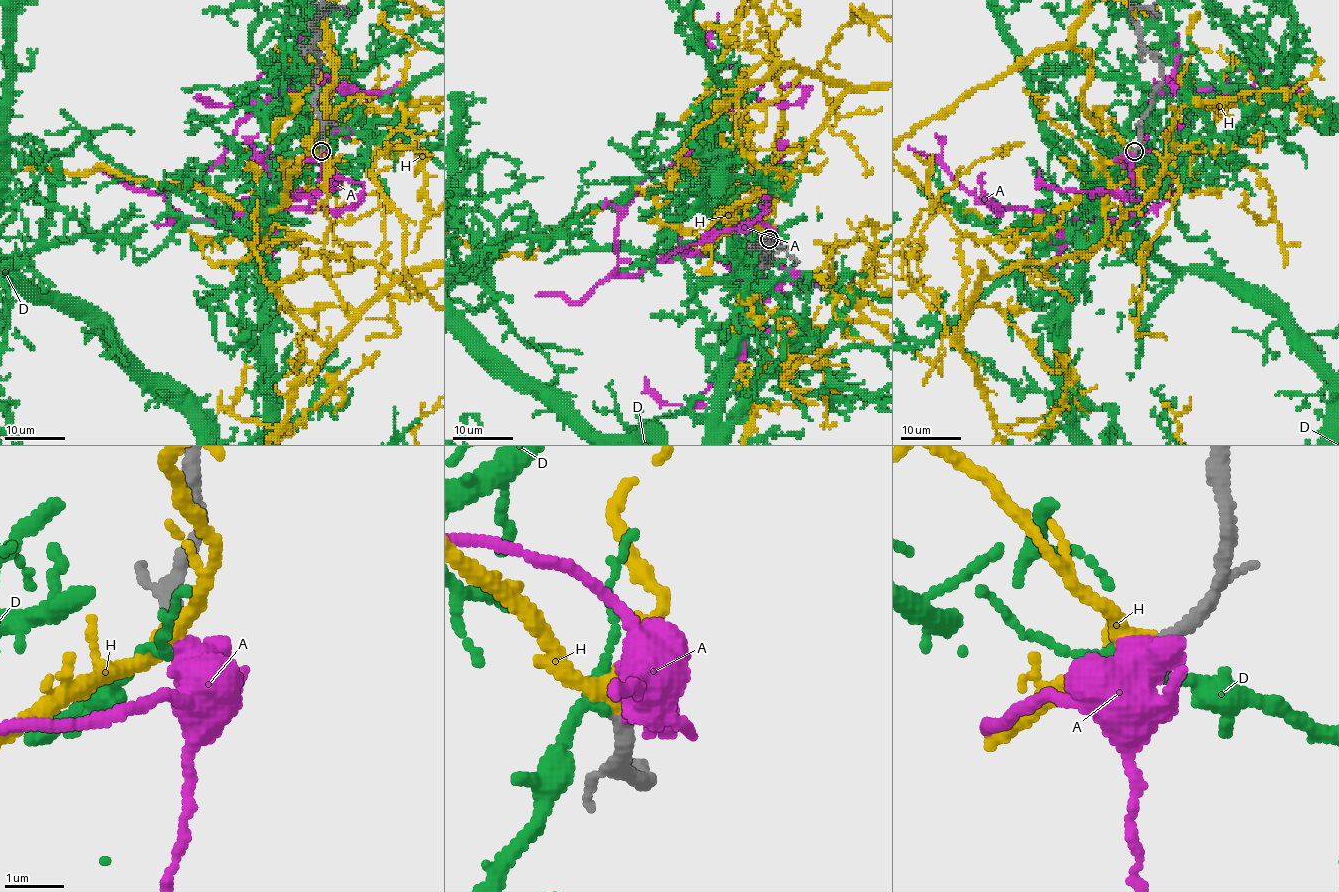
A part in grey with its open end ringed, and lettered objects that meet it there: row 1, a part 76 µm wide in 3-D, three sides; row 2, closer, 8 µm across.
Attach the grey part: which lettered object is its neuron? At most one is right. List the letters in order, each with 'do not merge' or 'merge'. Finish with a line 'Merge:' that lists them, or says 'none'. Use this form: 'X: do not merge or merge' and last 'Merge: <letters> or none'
A: do not merge
D: do not merge
H: merge
Merge: H

